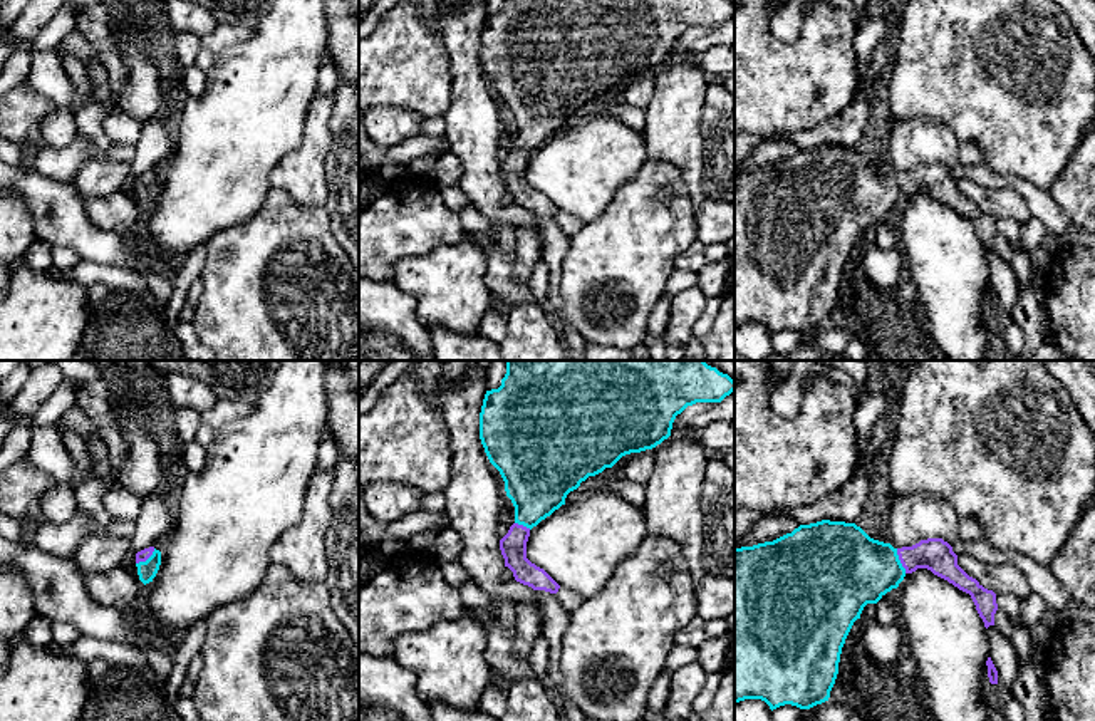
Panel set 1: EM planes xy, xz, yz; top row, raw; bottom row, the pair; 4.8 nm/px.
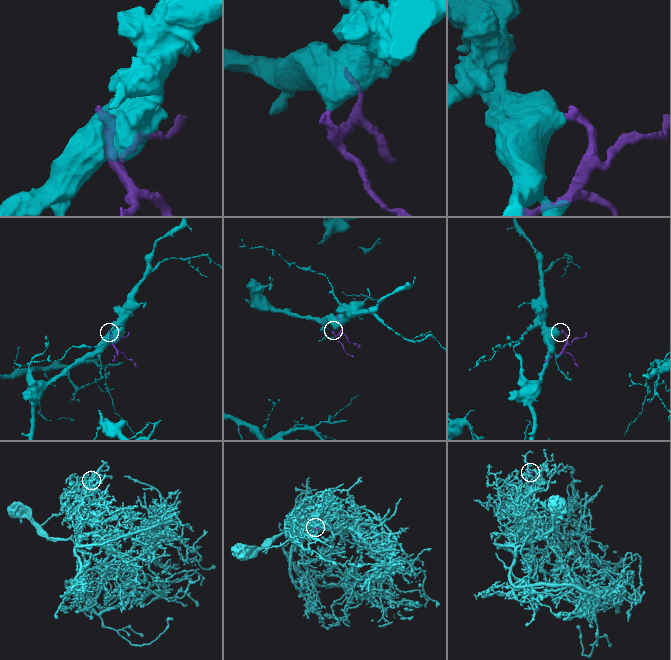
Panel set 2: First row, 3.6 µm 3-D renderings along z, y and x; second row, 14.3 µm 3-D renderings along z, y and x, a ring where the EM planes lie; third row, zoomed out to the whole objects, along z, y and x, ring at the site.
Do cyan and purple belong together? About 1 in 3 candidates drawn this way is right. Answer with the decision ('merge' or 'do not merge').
merge

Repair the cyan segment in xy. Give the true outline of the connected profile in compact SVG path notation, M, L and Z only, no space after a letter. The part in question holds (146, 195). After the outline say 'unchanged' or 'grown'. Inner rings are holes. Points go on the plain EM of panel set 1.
M154 171L144 173L136 178L136 191L139 205L146 210L153 206L161 189L161 176Z; grown

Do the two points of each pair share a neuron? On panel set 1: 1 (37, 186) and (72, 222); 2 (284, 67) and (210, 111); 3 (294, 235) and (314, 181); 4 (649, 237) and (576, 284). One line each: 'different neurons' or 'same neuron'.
1: same neuron
2: same neuron
3: different neurons
4: same neuron

